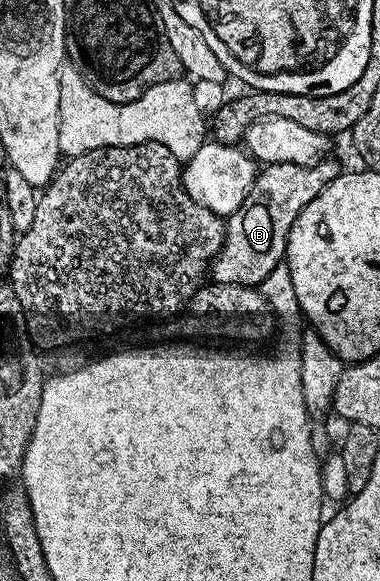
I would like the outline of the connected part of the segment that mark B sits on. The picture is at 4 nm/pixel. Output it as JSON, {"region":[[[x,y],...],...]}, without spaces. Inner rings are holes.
{"region":[[[323,159],[313,165],[276,163],[265,166],[254,178],[244,203],[231,217],[225,218],[226,238],[208,270],[213,284],[261,286],[275,267],[283,264],[288,235],[300,211],[304,211],[304,207],[308,207],[308,203],[312,203],[312,199],[316,199],[316,195],[320,195],[320,191],[324,191],[339,172],[340,166],[334,159]]]}

